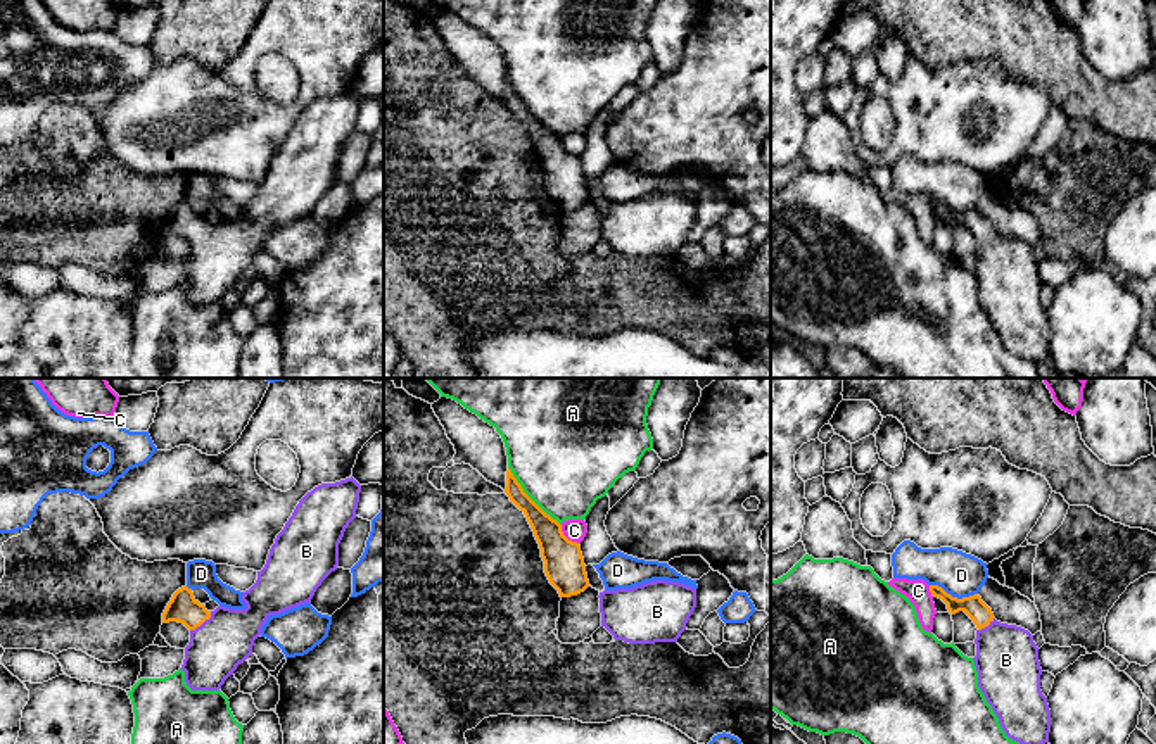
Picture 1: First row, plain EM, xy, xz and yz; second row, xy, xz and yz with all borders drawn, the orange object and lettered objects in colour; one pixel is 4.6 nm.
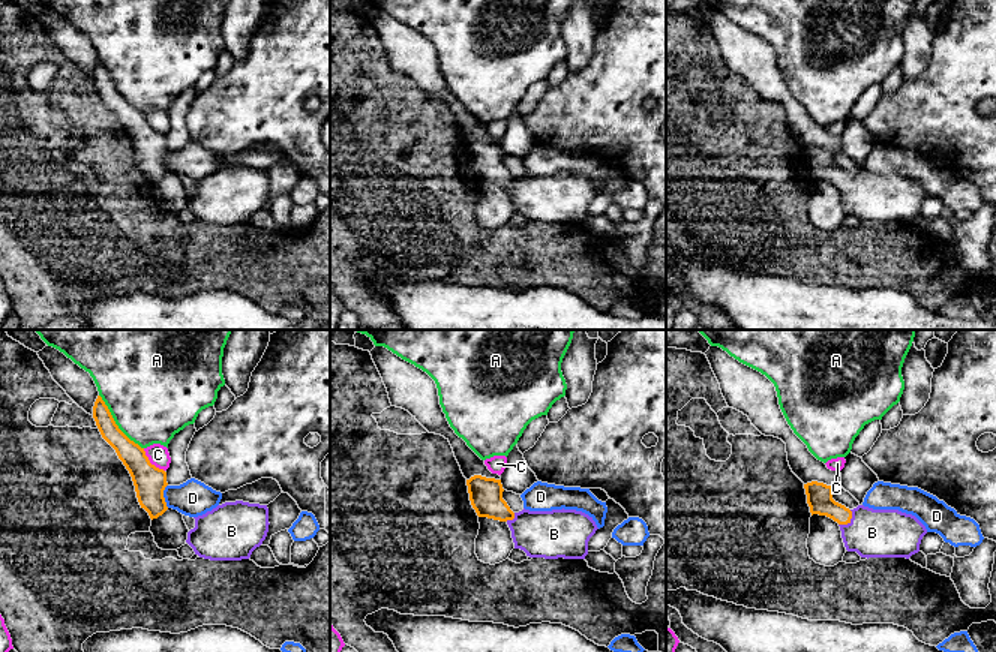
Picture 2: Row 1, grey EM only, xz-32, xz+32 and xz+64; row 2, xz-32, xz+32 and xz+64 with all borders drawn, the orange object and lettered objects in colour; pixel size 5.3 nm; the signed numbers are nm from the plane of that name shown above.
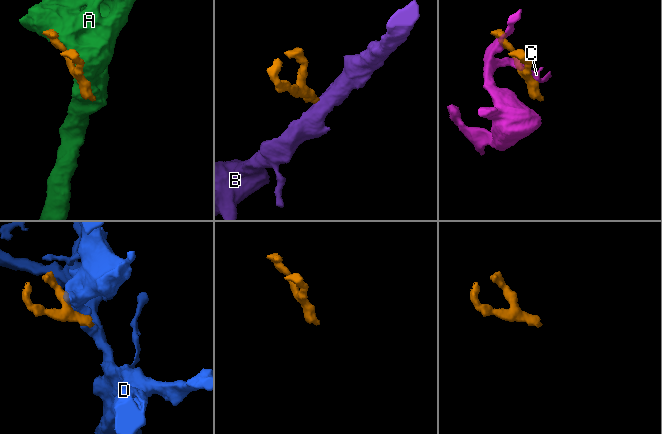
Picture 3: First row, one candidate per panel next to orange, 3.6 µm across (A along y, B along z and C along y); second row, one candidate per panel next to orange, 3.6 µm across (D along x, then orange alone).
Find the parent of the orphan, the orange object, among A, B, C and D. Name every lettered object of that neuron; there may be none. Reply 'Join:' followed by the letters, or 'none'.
Join: B

